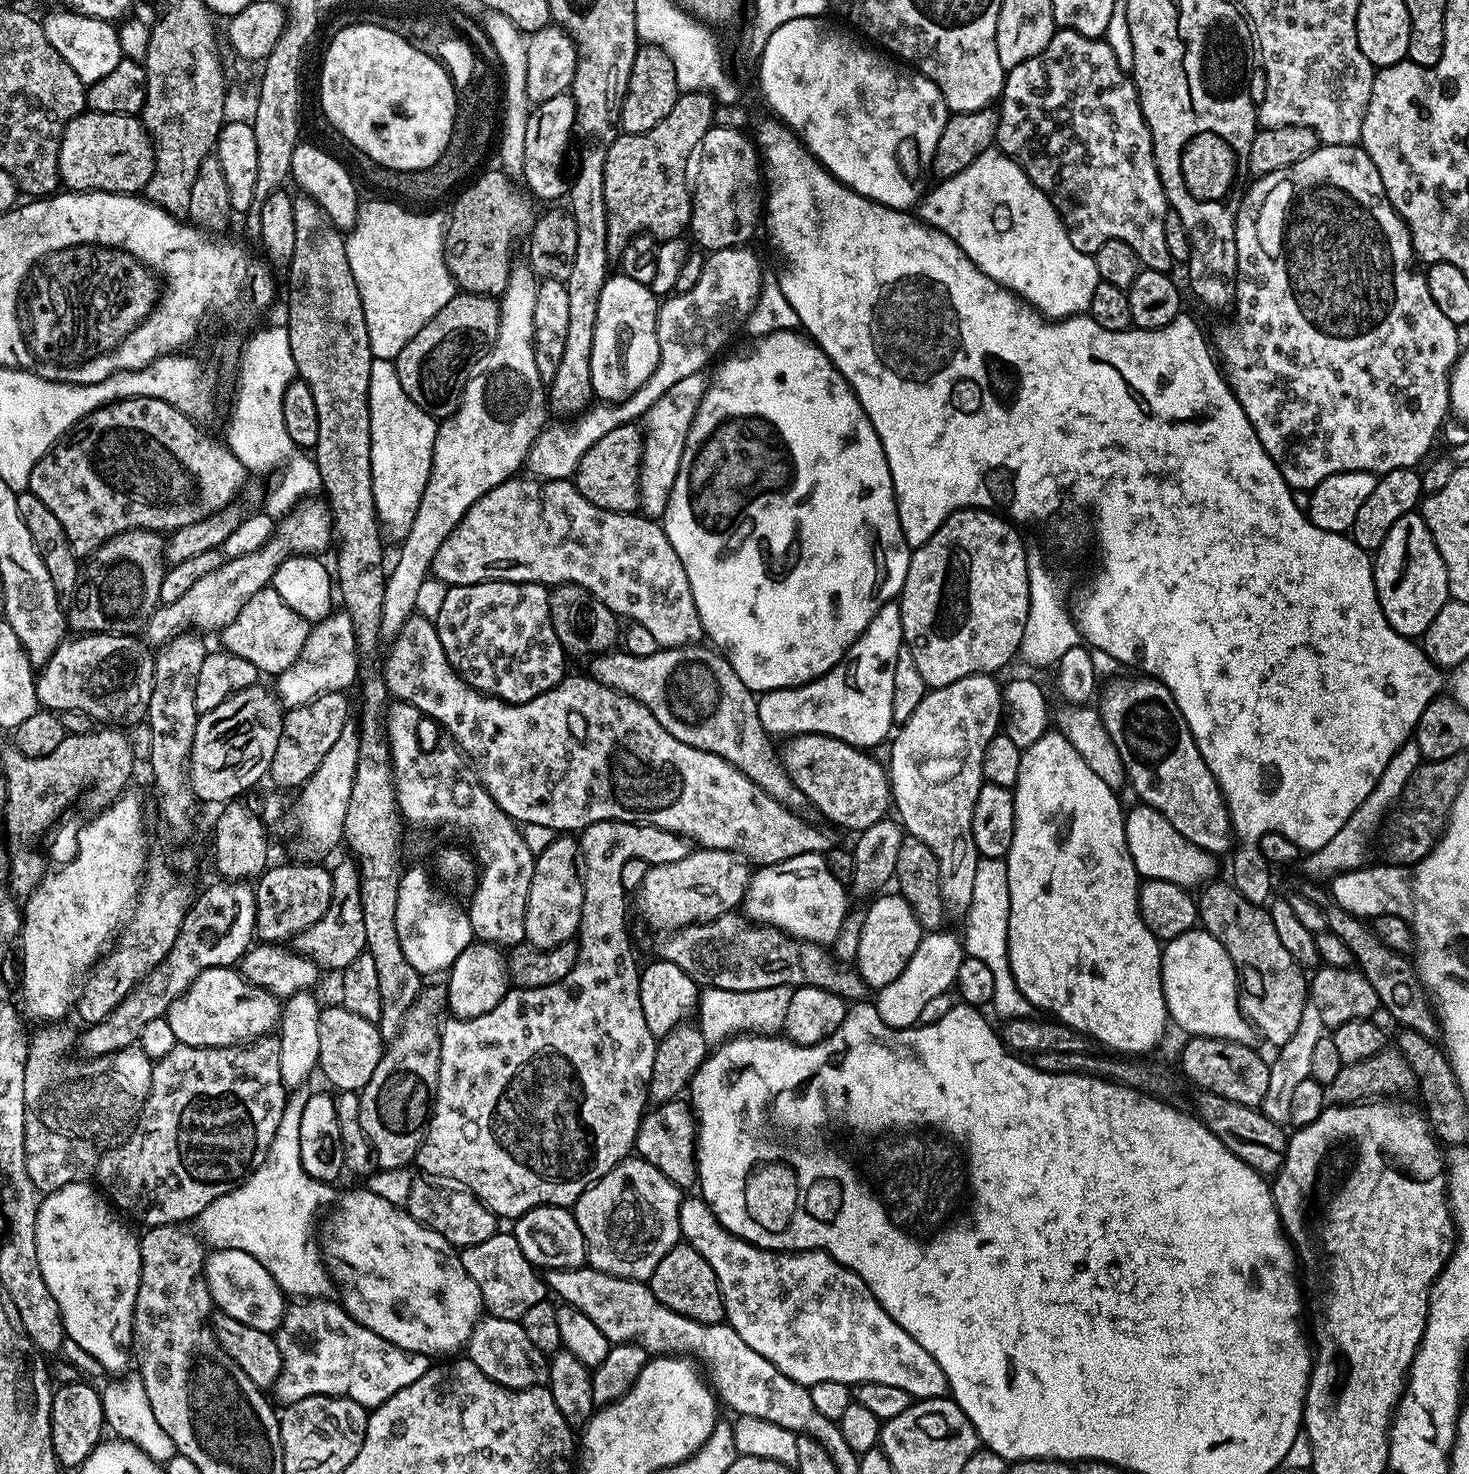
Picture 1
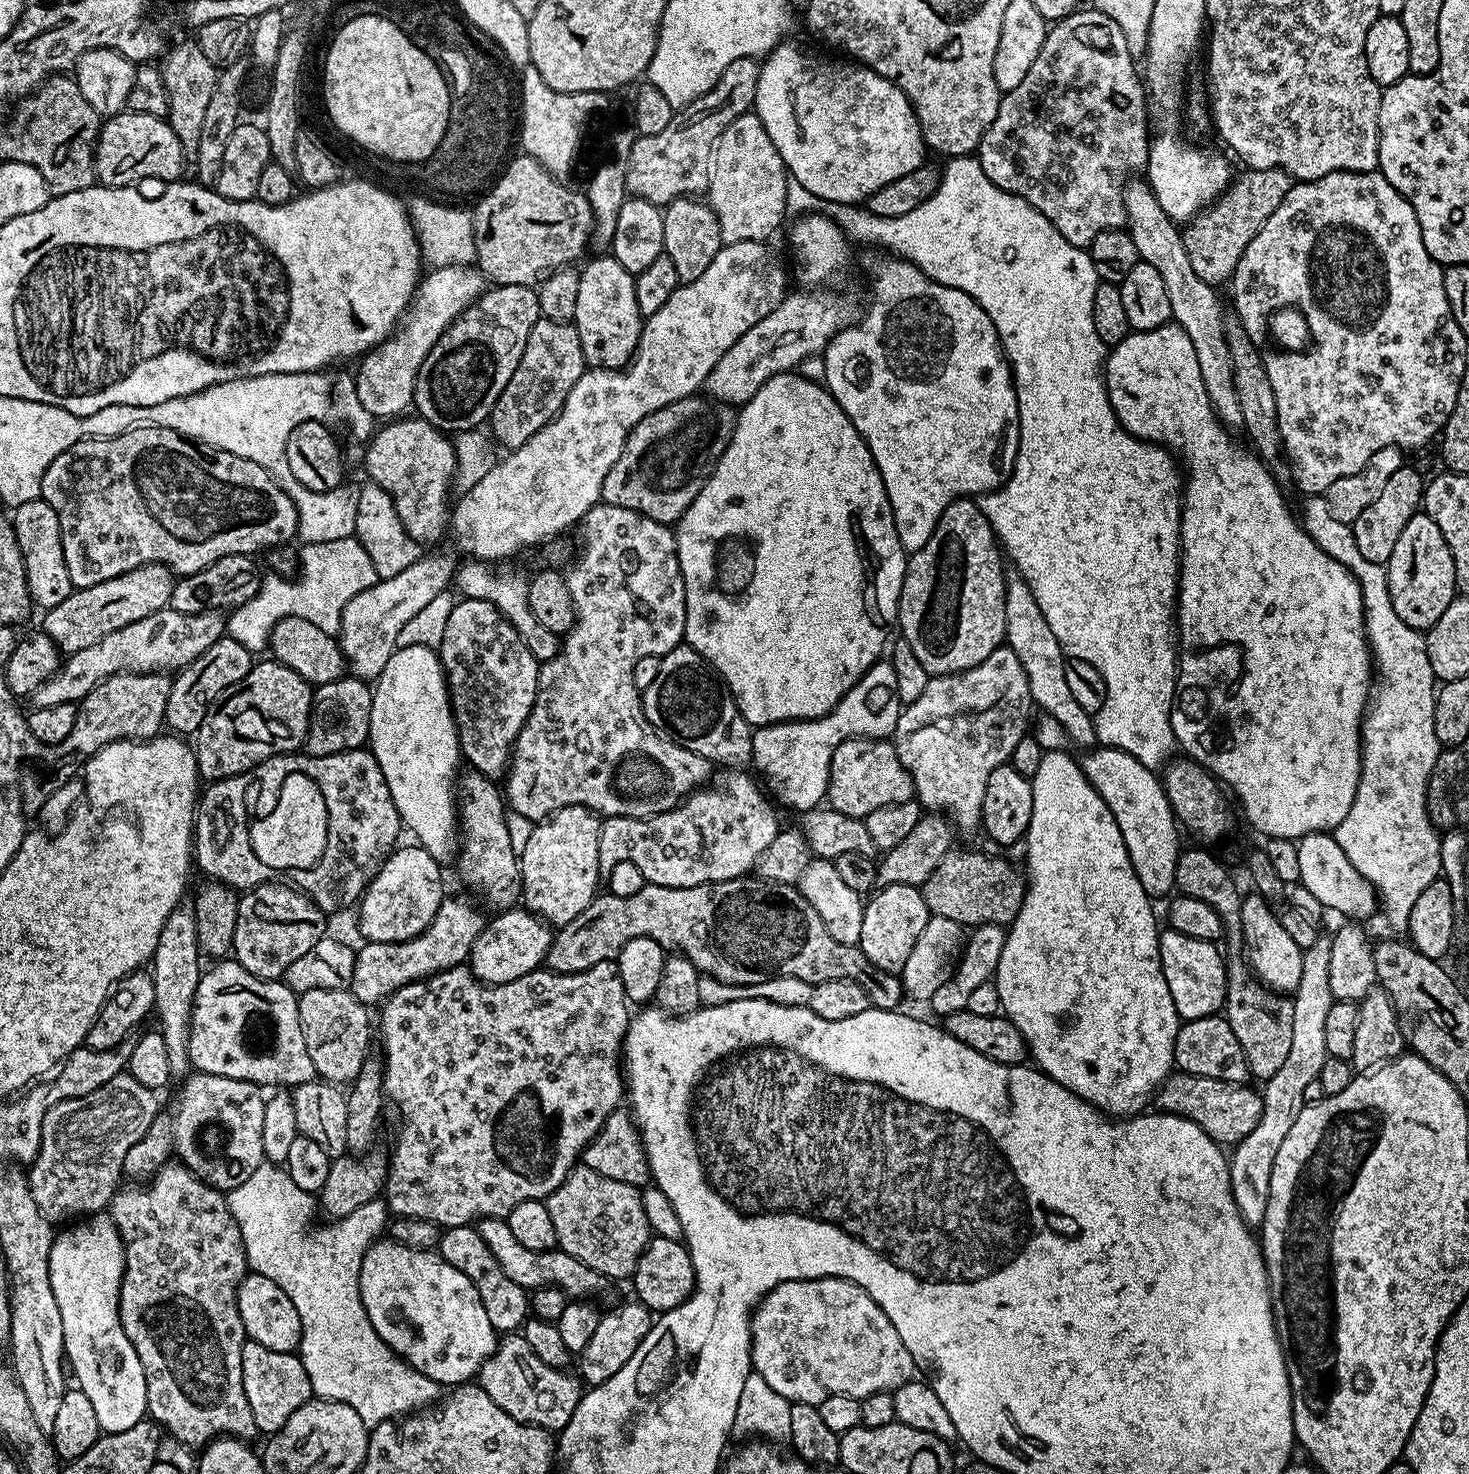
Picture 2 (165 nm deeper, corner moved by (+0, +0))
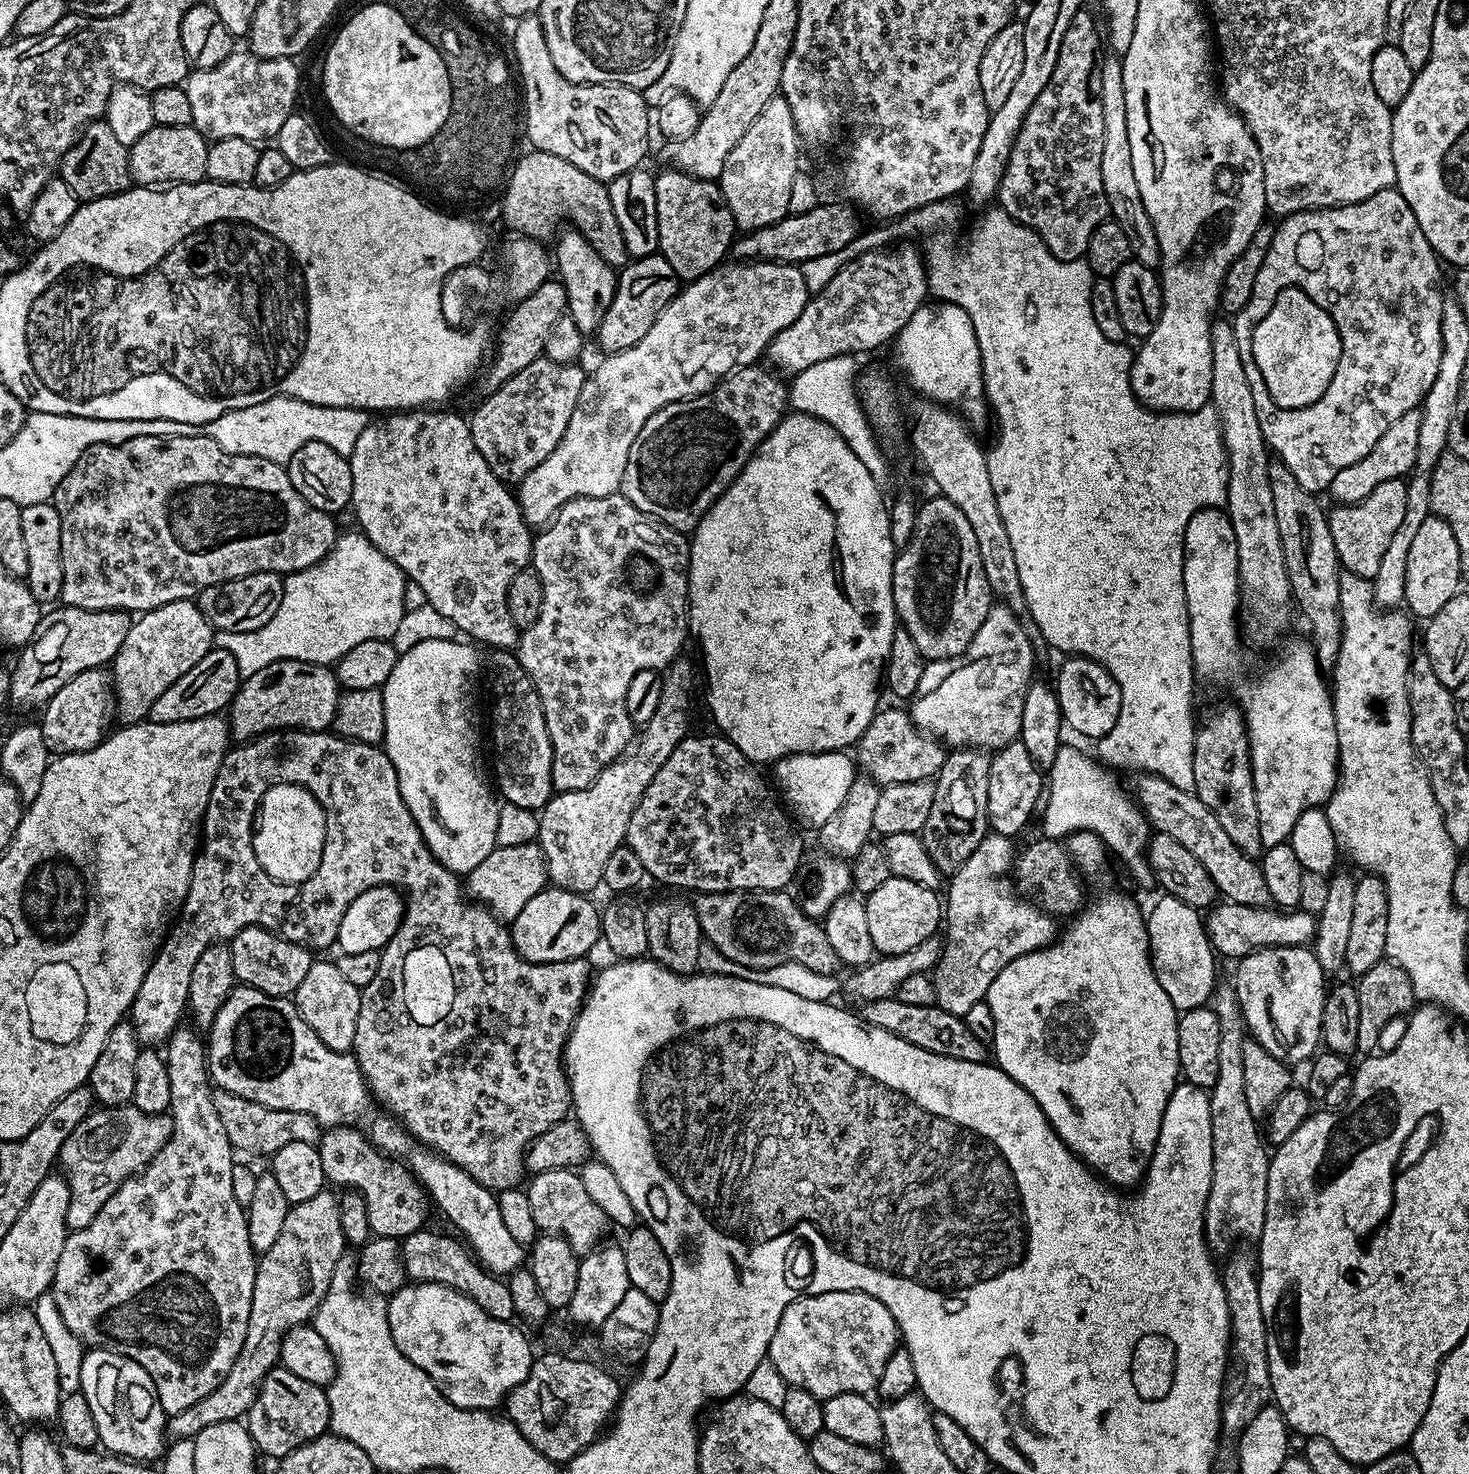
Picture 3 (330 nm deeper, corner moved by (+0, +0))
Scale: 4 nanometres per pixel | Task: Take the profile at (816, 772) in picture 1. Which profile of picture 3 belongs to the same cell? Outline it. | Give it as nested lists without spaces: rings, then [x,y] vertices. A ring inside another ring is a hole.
[[[887,706],[881,707],[870,722],[870,726],[866,726],[858,751],[860,751],[859,767],[881,786],[939,777],[946,755],[945,745],[927,731],[917,728],[905,709],[903,712],[900,708],[887,708]]]

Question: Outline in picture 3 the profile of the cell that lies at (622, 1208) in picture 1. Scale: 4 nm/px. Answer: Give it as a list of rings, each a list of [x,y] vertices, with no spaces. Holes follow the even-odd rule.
[[[563,1168],[535,1173],[531,1179],[527,1181],[526,1191],[537,1229],[544,1234],[560,1236],[570,1242],[577,1256],[587,1256],[601,1243],[600,1235],[610,1228],[610,1221],[602,1208],[590,1198],[579,1175],[571,1168]]]

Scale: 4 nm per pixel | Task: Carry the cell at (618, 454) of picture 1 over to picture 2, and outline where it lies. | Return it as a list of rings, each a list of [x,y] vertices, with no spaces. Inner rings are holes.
[[[693,394],[676,400],[672,404],[662,406],[662,410],[654,410],[626,438],[626,446],[622,446],[622,454],[618,454],[618,462],[610,466],[610,474],[602,482],[600,499],[610,506],[626,506],[626,510],[634,510],[654,518],[654,522],[672,526],[686,514],[690,502],[698,498],[702,486],[712,475],[718,458],[726,450],[736,425],[737,409],[735,407],[713,402],[700,394]]]

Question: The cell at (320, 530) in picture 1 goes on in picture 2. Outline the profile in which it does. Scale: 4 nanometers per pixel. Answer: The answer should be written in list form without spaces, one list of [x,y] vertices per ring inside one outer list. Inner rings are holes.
[[[170,607],[163,608],[150,614],[150,618],[130,622],[130,626],[114,630],[114,634],[106,634],[106,638],[94,642],[94,646],[86,646],[86,650],[71,653],[57,672],[32,693],[31,707],[76,704],[103,680],[110,679],[118,672],[175,673],[210,650],[210,646],[214,646],[214,642],[218,642],[225,632],[226,620],[219,611],[182,614]]]

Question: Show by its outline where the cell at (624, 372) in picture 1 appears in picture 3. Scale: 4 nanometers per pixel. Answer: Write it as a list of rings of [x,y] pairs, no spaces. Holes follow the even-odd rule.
[[[575,230],[561,231],[555,241],[554,268],[558,273],[558,279],[566,290],[568,299],[567,315],[574,318],[578,330],[585,334],[594,334],[598,326],[602,326],[602,318],[606,318],[606,310],[610,310],[610,302],[614,302],[614,290],[616,289],[617,269],[611,268],[605,260],[586,242],[581,232]]]

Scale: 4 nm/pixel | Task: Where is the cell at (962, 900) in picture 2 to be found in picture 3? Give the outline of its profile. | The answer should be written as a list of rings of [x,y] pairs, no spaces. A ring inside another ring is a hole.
[[[1038,838],[1033,844],[1019,849],[1014,860],[1014,883],[1021,893],[1038,899],[1039,907],[1053,918],[1071,918],[1085,903],[1084,888],[1080,885],[1078,869],[1069,856],[1067,847],[1059,839]]]

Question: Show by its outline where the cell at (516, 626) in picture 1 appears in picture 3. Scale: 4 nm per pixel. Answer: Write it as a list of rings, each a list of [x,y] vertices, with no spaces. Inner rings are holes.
[[[496,650],[491,653],[492,668],[496,671],[496,677],[492,680],[492,696],[496,701],[492,704],[492,756],[490,752],[490,760],[496,763],[496,772],[494,768],[494,784],[498,789],[499,795],[505,801],[514,806],[522,806],[523,808],[531,808],[533,810],[543,810],[547,806],[549,800],[554,795],[552,787],[552,743],[550,742],[550,734],[546,730],[546,718],[544,711],[540,709],[540,696],[536,692],[535,686],[532,685],[532,677],[524,673],[524,668],[520,665],[520,661],[516,659],[515,655],[508,650]]]

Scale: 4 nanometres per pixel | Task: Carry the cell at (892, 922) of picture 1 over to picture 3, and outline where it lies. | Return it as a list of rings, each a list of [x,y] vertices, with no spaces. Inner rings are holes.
[[[892,875],[885,884],[878,886],[878,890],[867,896],[864,900],[866,922],[880,956],[906,954],[906,950],[914,950],[914,946],[926,942],[926,938],[937,935],[936,927],[942,924],[942,900],[936,895],[933,889],[918,882]]]

